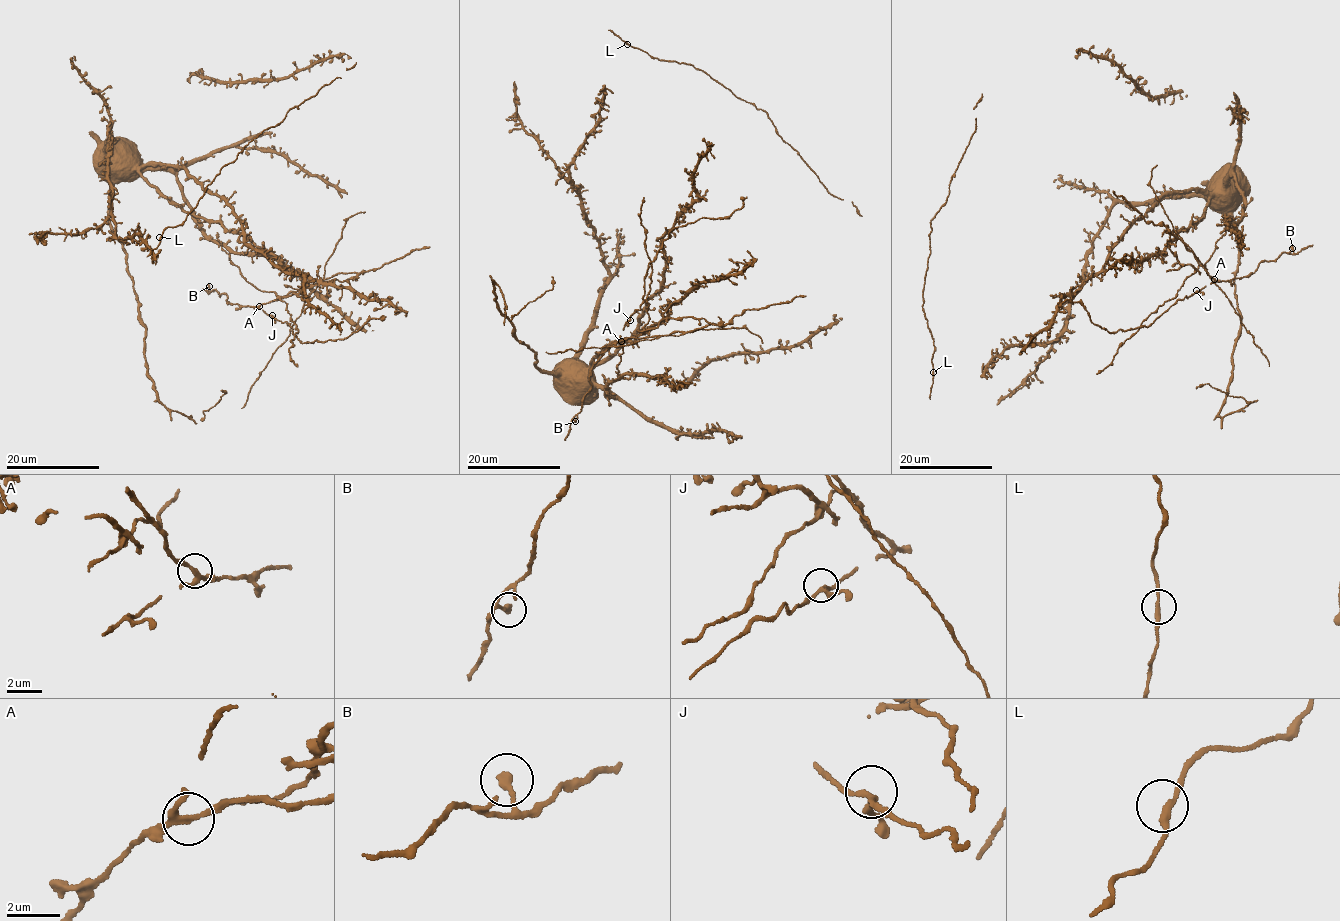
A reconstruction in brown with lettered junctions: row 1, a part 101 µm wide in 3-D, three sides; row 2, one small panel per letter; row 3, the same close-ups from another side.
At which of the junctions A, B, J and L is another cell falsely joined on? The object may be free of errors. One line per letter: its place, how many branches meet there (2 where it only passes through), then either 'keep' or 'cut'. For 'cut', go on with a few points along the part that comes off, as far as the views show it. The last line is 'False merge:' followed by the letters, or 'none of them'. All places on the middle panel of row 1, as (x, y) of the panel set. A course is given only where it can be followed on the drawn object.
A: at (621, 341); 3 branches meet; cut; foreign part runs (621, 340), (724, 325), (659, 321), (624, 339), (613, 398), (592, 380), (660, 288), (707, 145)
B: at (575, 421); 1 branches meet; keep
J: at (630, 320); 3 branches meet; keep
L: at (627, 44); 2 branches meet; keep
False merge: A

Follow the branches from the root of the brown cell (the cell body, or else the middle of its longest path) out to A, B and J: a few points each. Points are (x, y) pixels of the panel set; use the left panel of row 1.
A: (104, 152), (124, 149), (175, 175), (198, 228), (217, 236), (259, 290), (281, 297), (357, 273), (259, 306)
B: (104, 152), (175, 175), (198, 228), (259, 290), (281, 297), (357, 273), (252, 307), (209, 286)
J: (104, 152), (124, 149), (175, 175), (198, 228), (217, 236), (246, 280), (286, 304), (290, 323), (272, 315)

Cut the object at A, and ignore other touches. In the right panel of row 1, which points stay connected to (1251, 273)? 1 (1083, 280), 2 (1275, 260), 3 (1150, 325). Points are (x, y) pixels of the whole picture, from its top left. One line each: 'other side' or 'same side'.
1: other side
2: same side
3: same side

